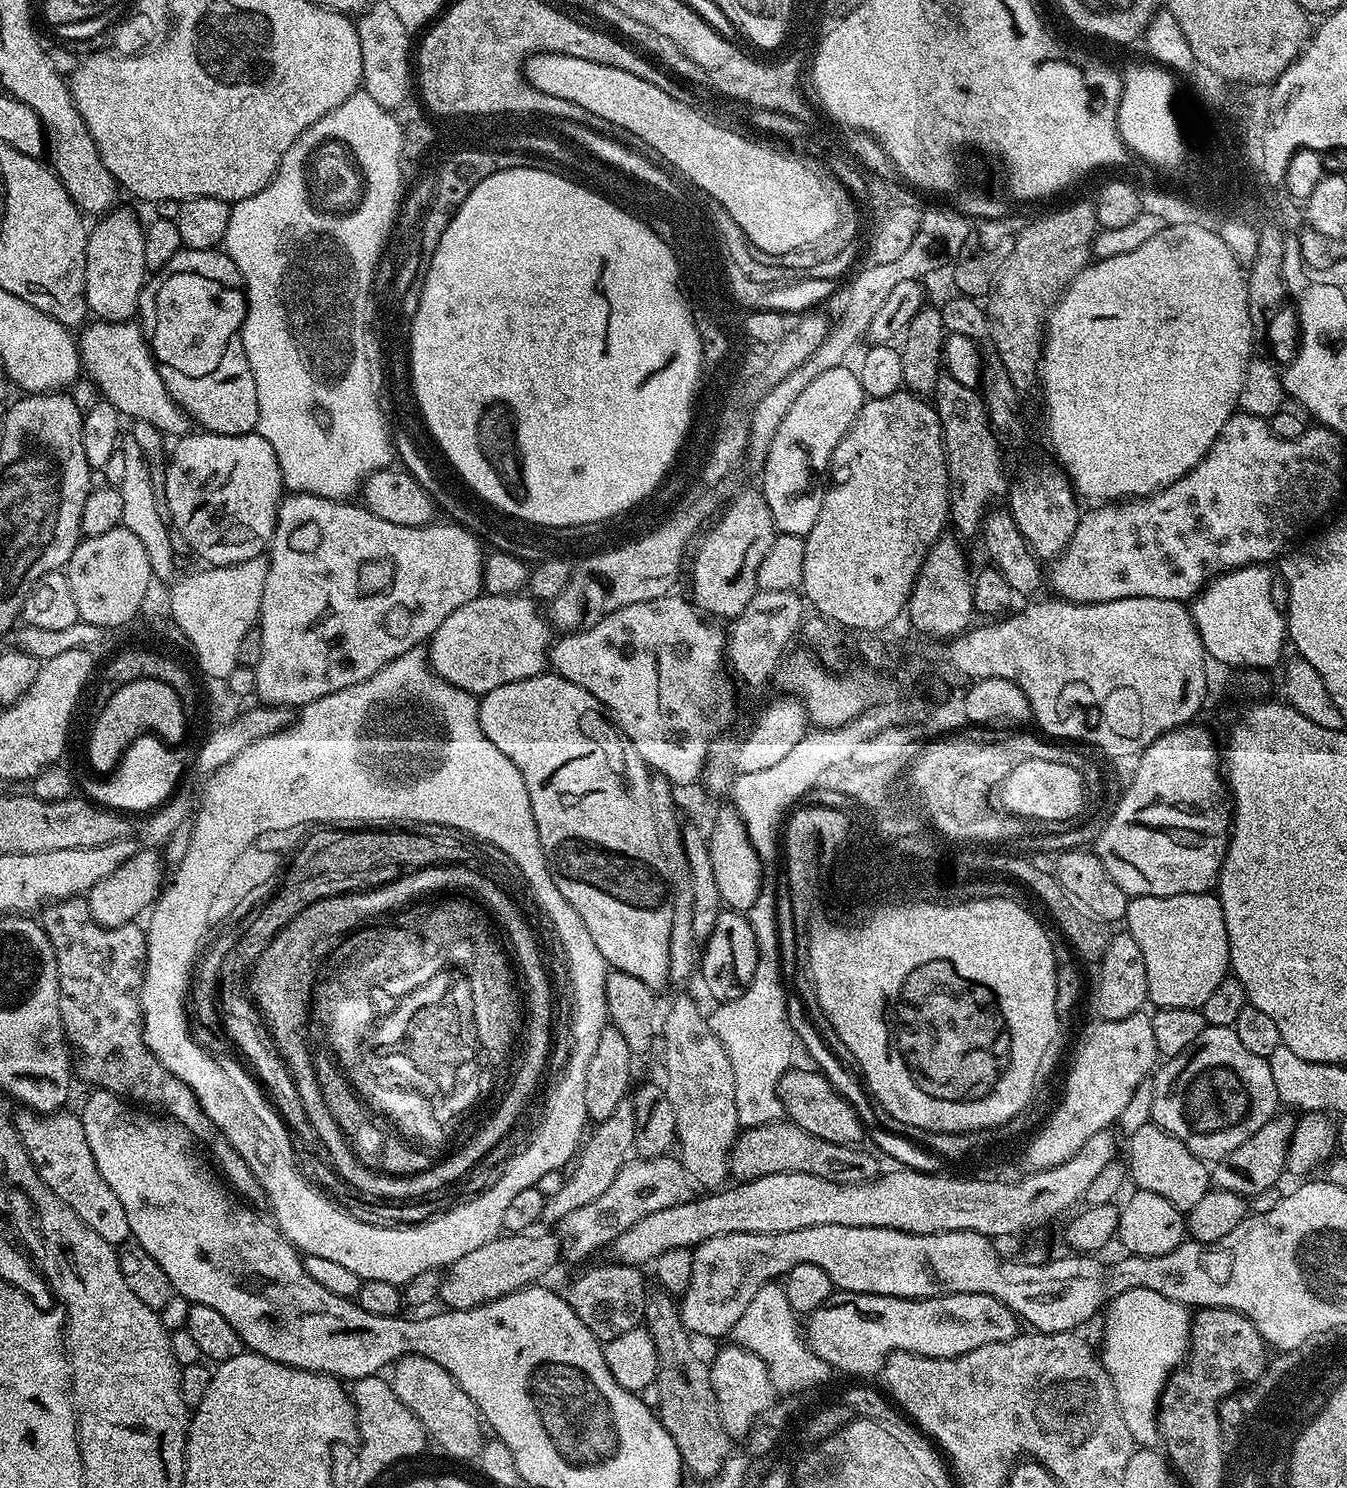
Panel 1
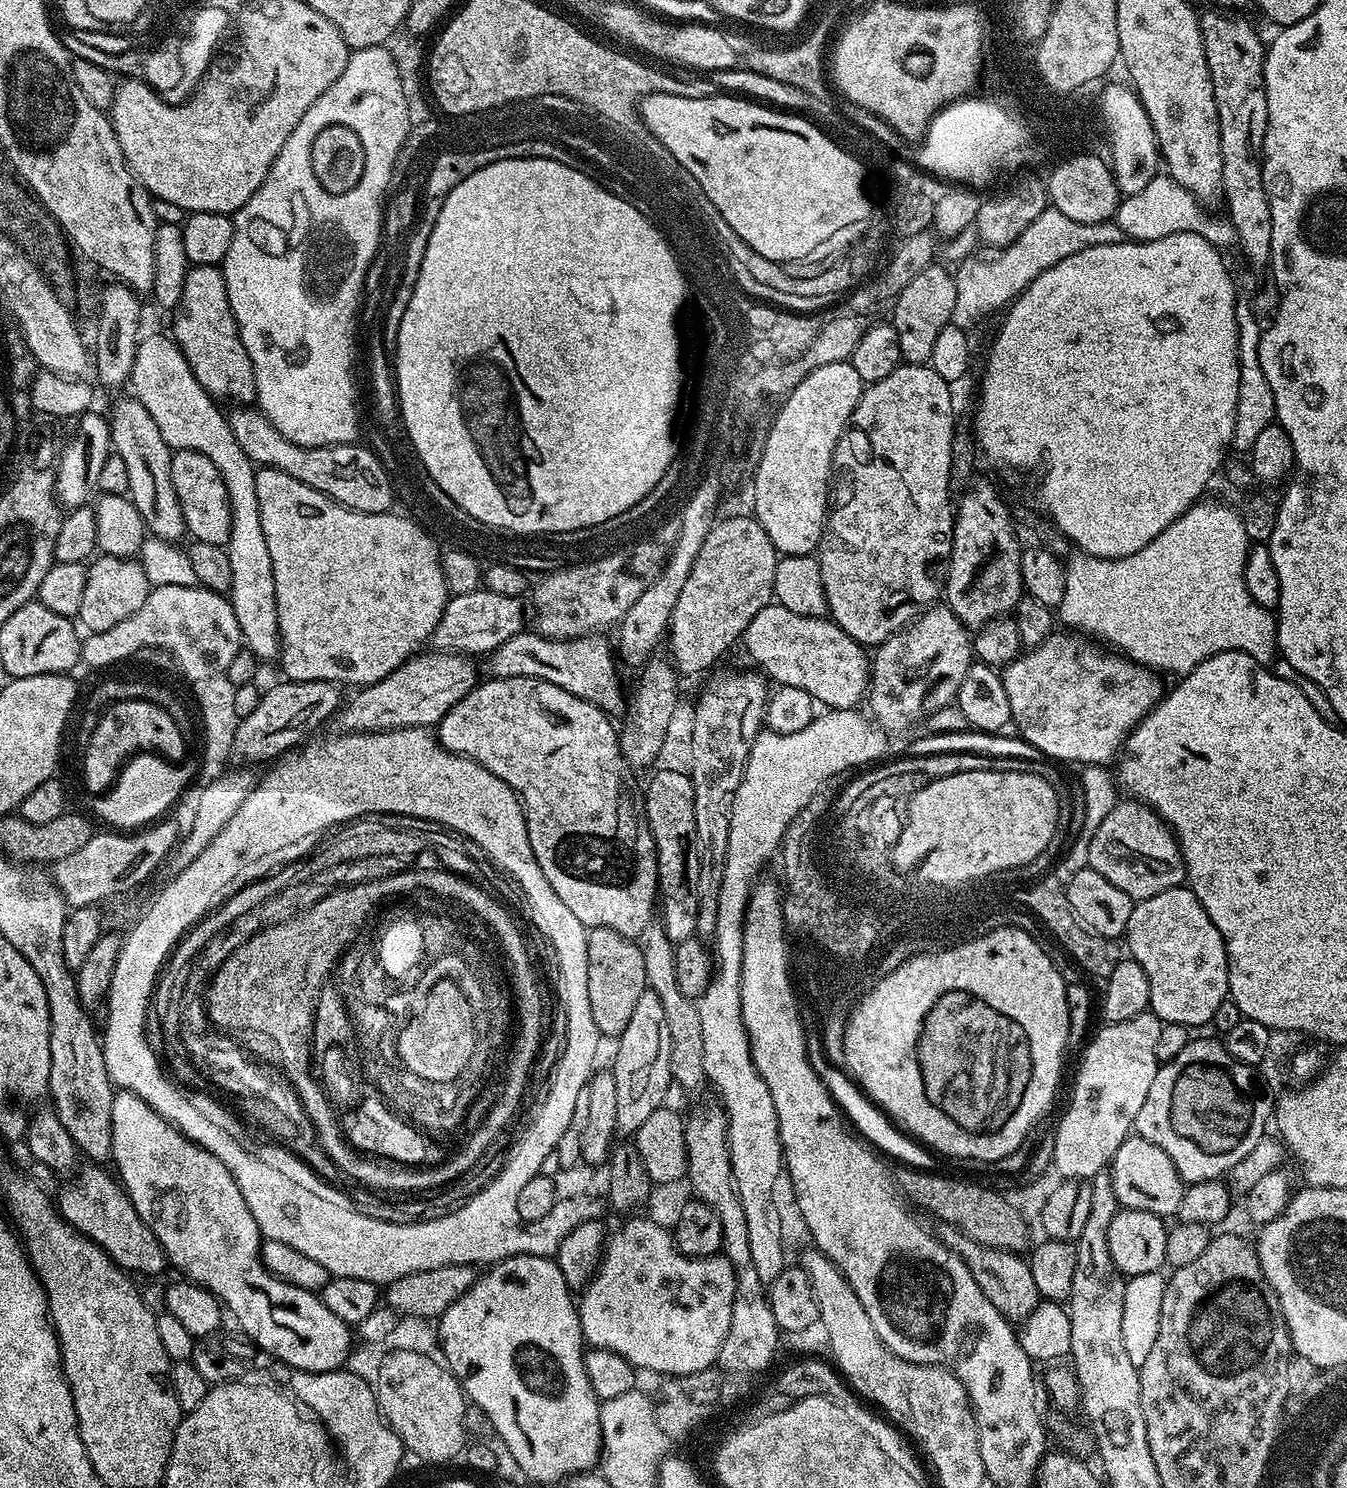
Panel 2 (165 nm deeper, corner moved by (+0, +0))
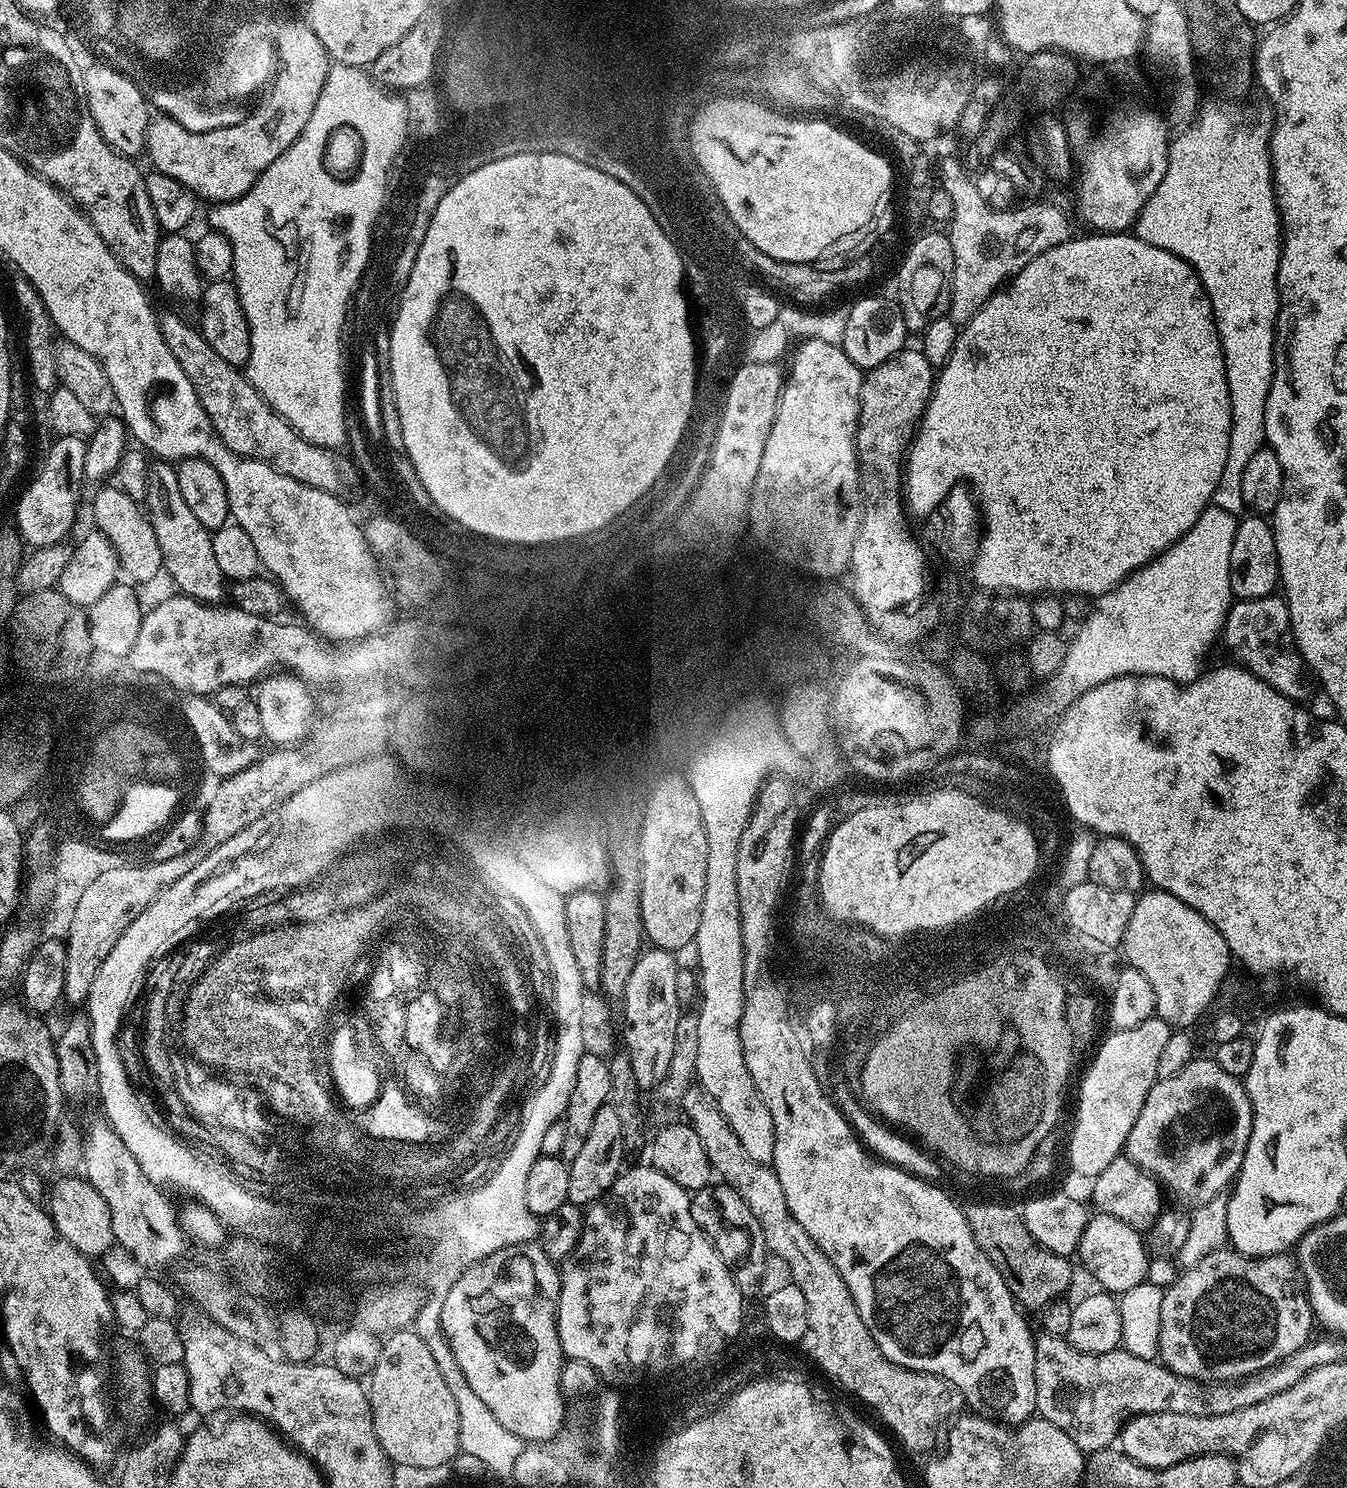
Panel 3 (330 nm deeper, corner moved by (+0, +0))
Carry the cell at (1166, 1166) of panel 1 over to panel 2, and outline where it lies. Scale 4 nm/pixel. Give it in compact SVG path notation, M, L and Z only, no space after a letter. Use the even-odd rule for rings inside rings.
M1135 1134L1128 1135L1122 1146L1118 1146L1110 1171L1121 1208L1146 1210L1150 1214L1165 1218L1175 1217L1179 1213L1186 1185L1181 1180L1174 1162L1170 1162L1166 1150L1154 1146L1154 1142Z

